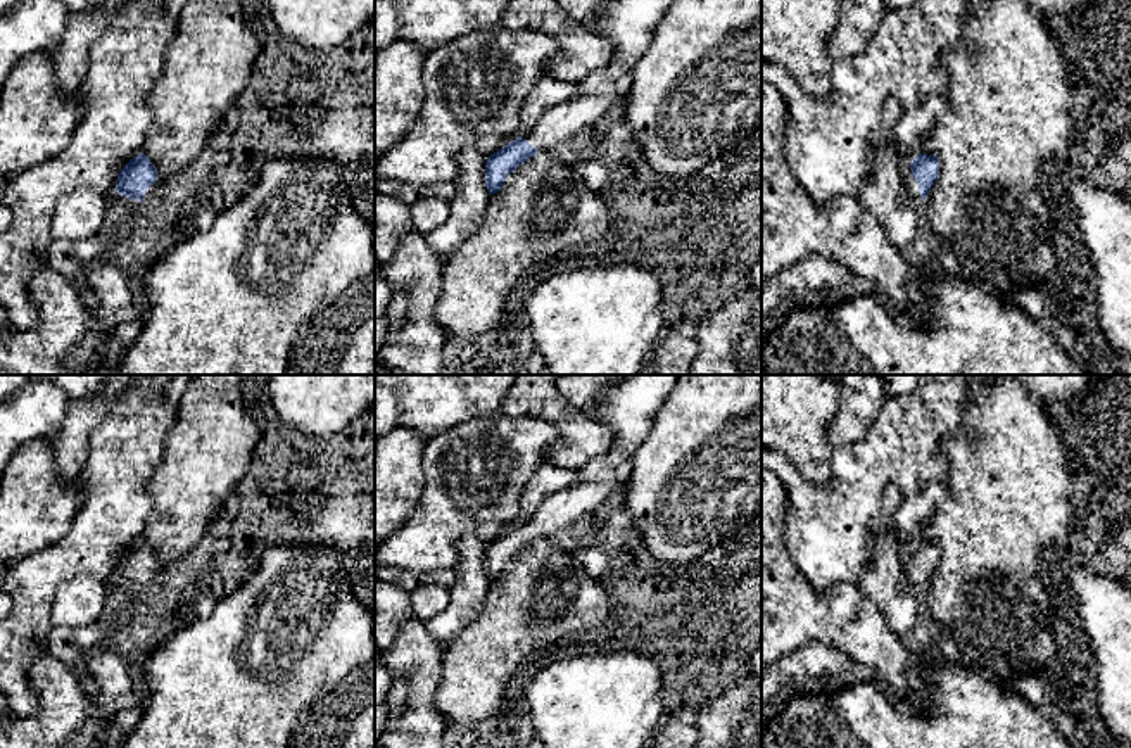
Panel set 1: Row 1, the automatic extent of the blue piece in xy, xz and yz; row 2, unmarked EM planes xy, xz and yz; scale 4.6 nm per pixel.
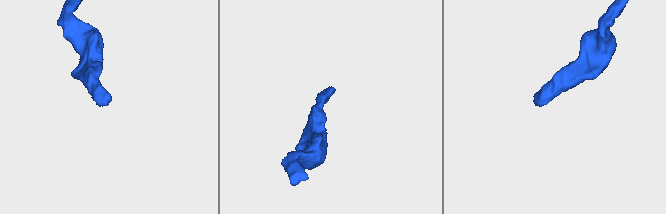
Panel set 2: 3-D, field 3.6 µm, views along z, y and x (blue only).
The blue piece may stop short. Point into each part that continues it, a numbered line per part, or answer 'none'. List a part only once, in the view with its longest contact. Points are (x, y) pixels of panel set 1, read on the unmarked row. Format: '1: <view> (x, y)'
1: yz (910, 577)

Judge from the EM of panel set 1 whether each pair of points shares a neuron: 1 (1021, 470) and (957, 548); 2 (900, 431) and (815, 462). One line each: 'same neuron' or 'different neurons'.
1: same neuron
2: different neurons

